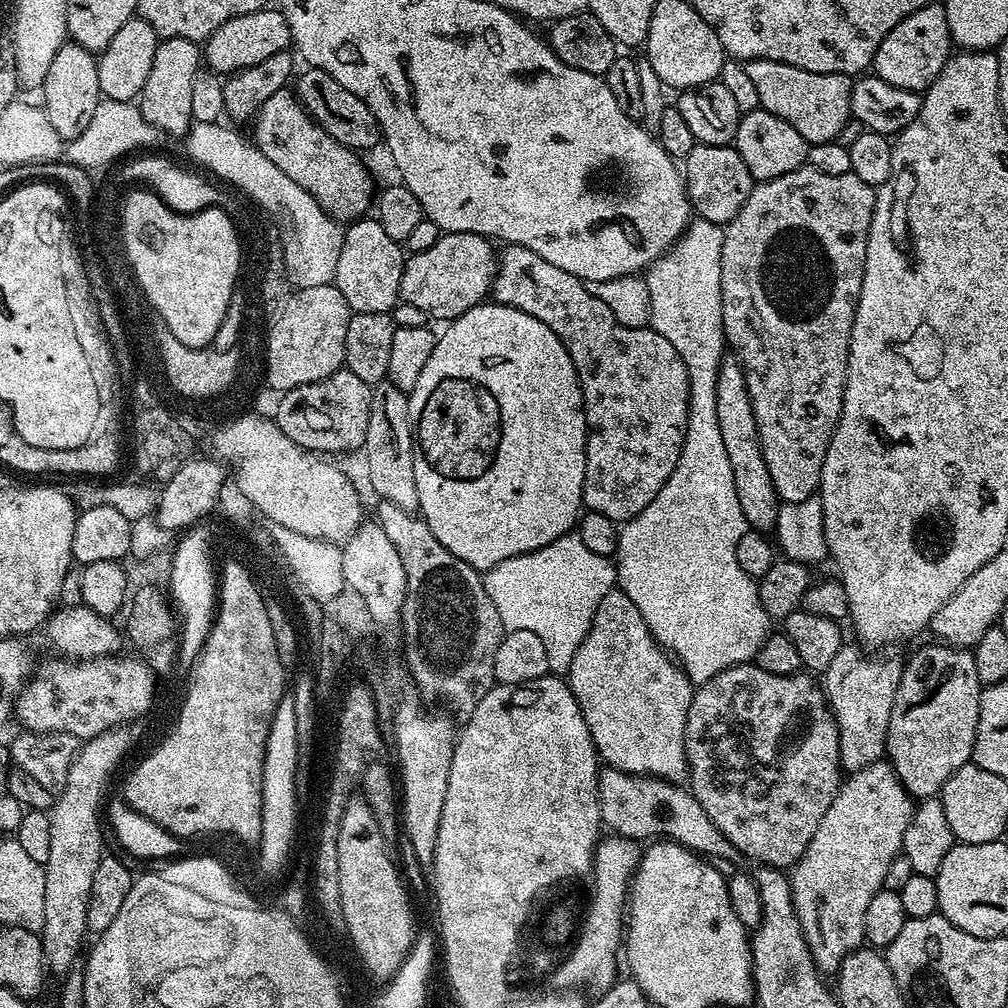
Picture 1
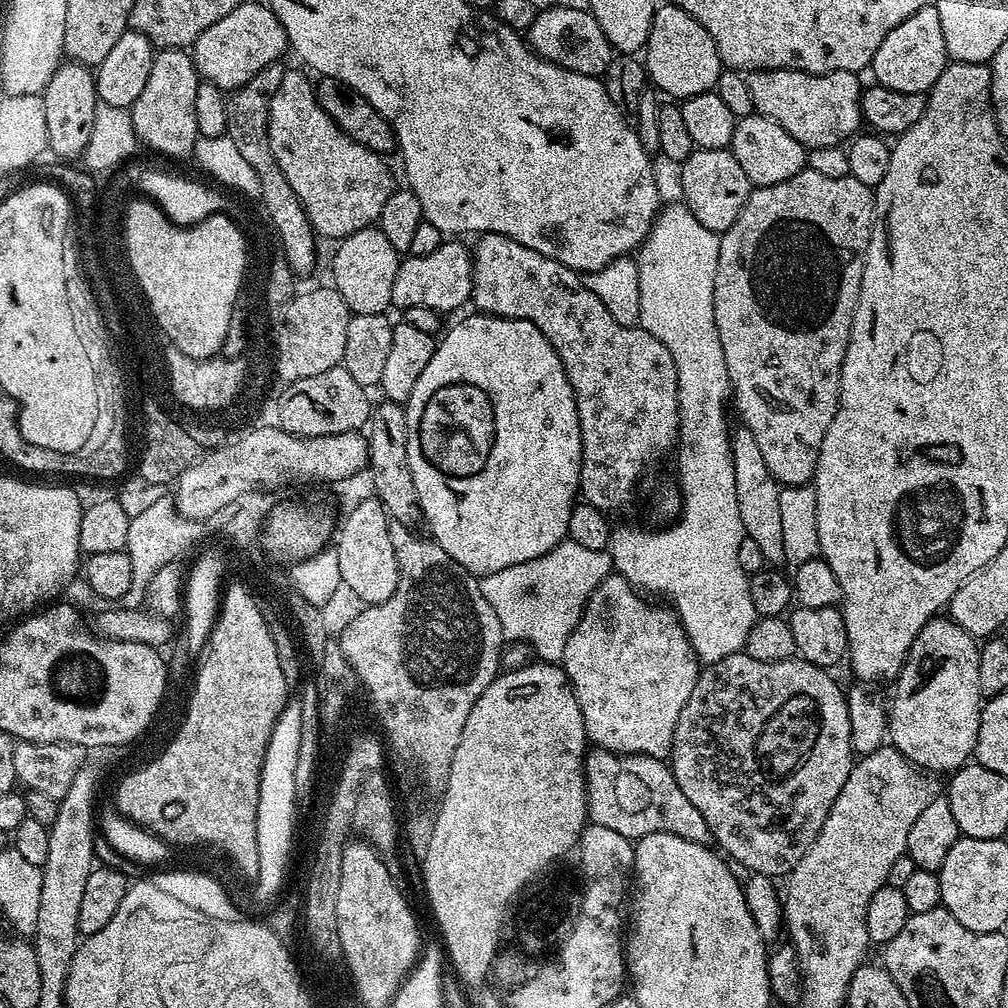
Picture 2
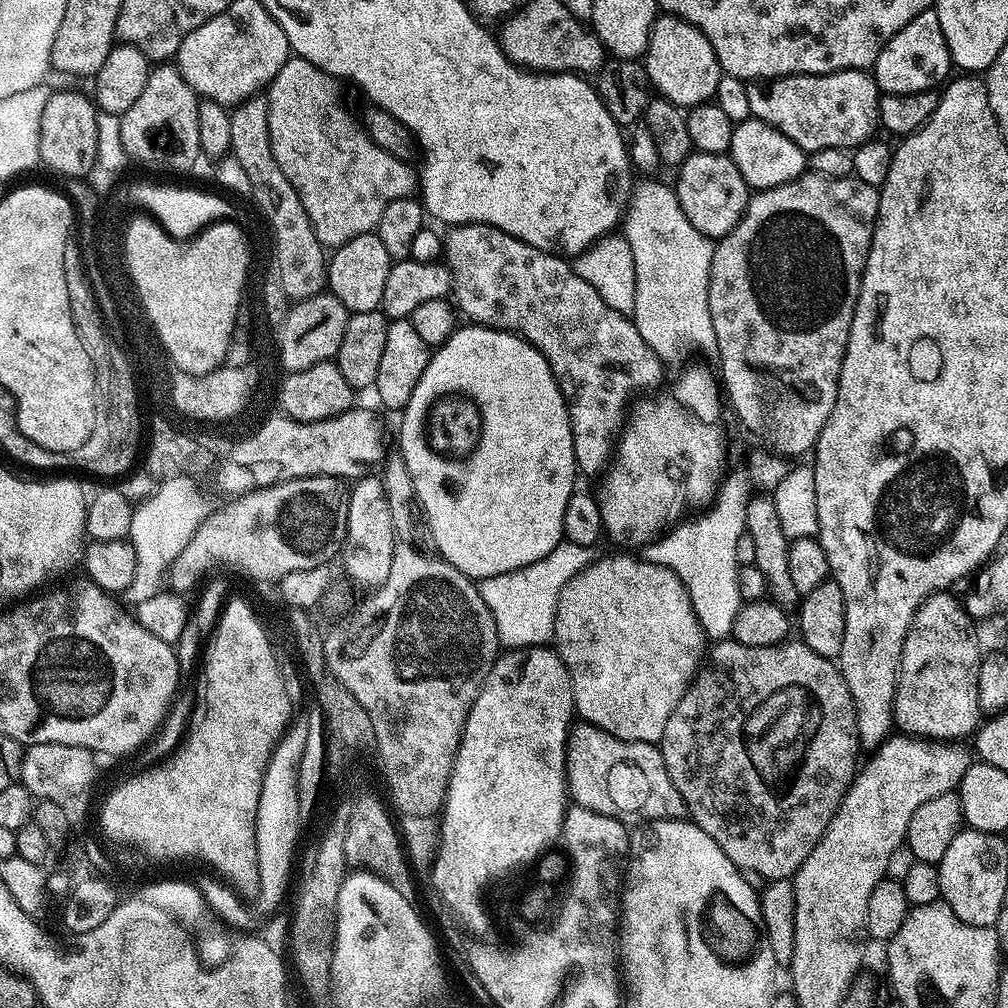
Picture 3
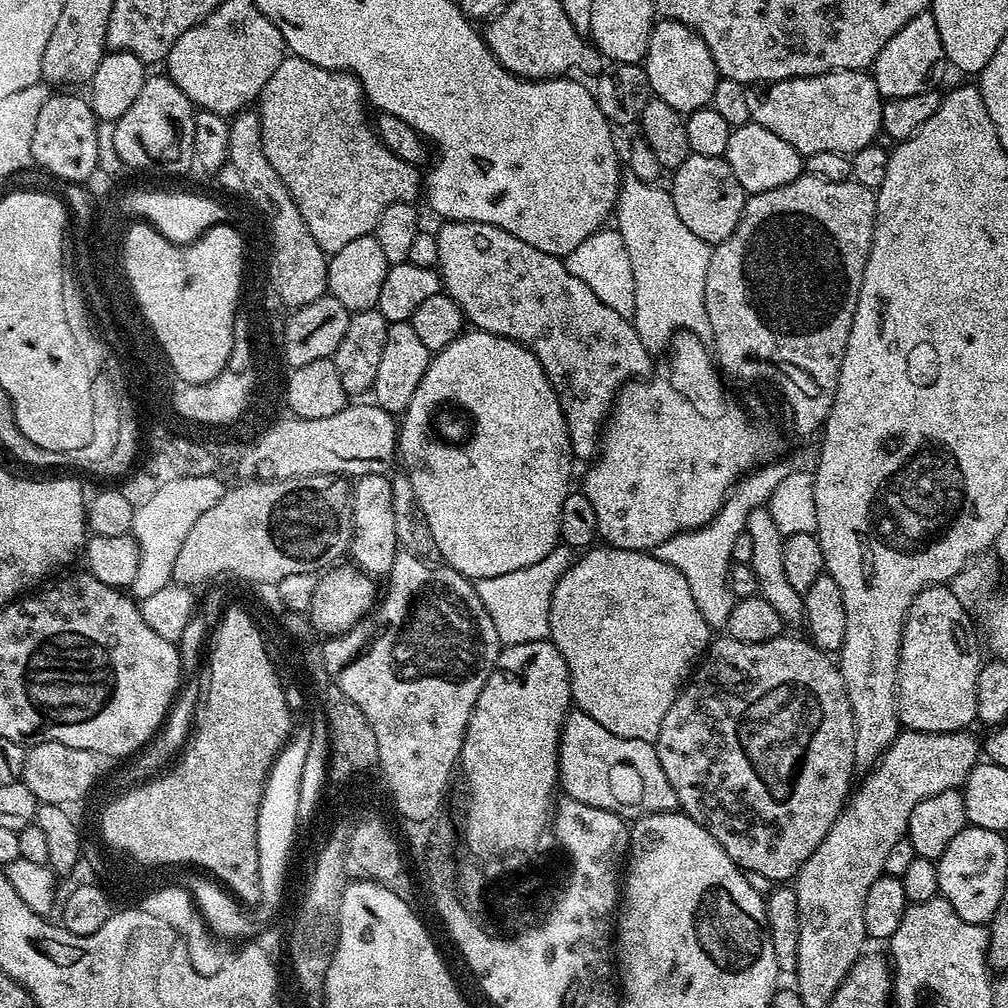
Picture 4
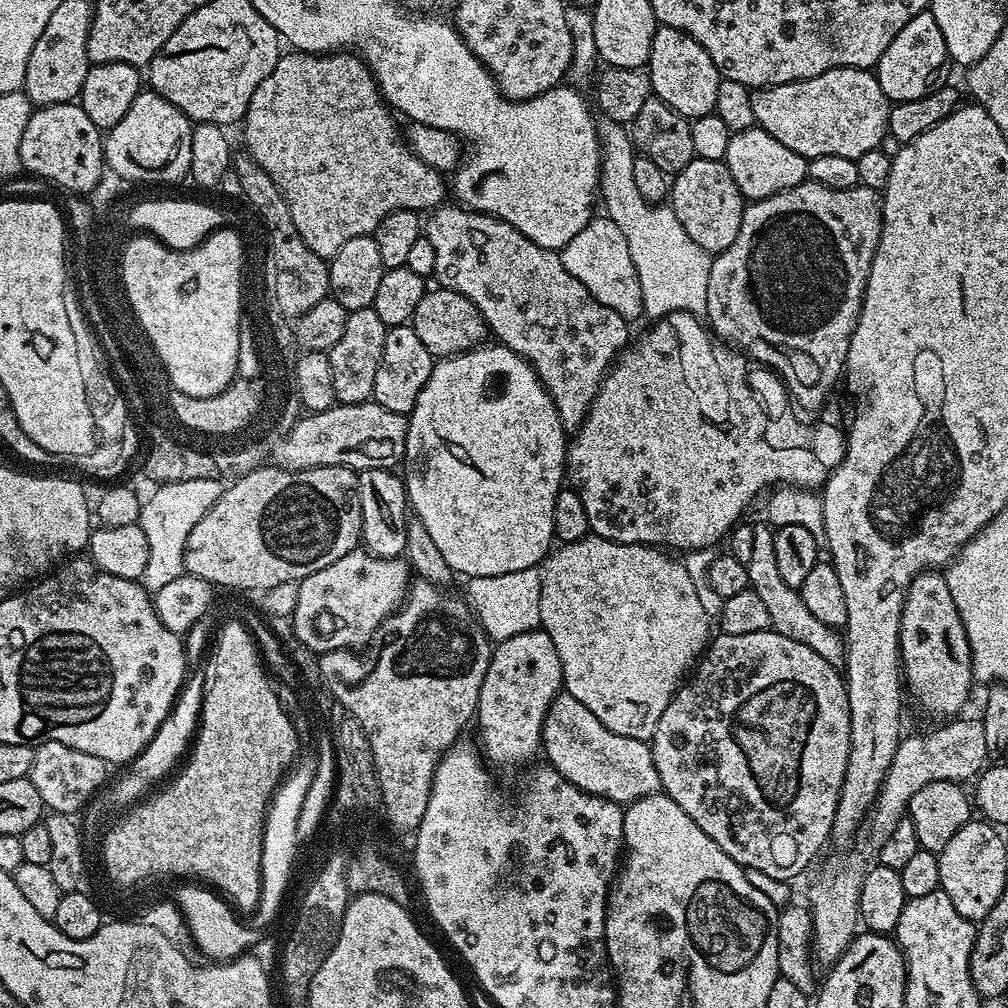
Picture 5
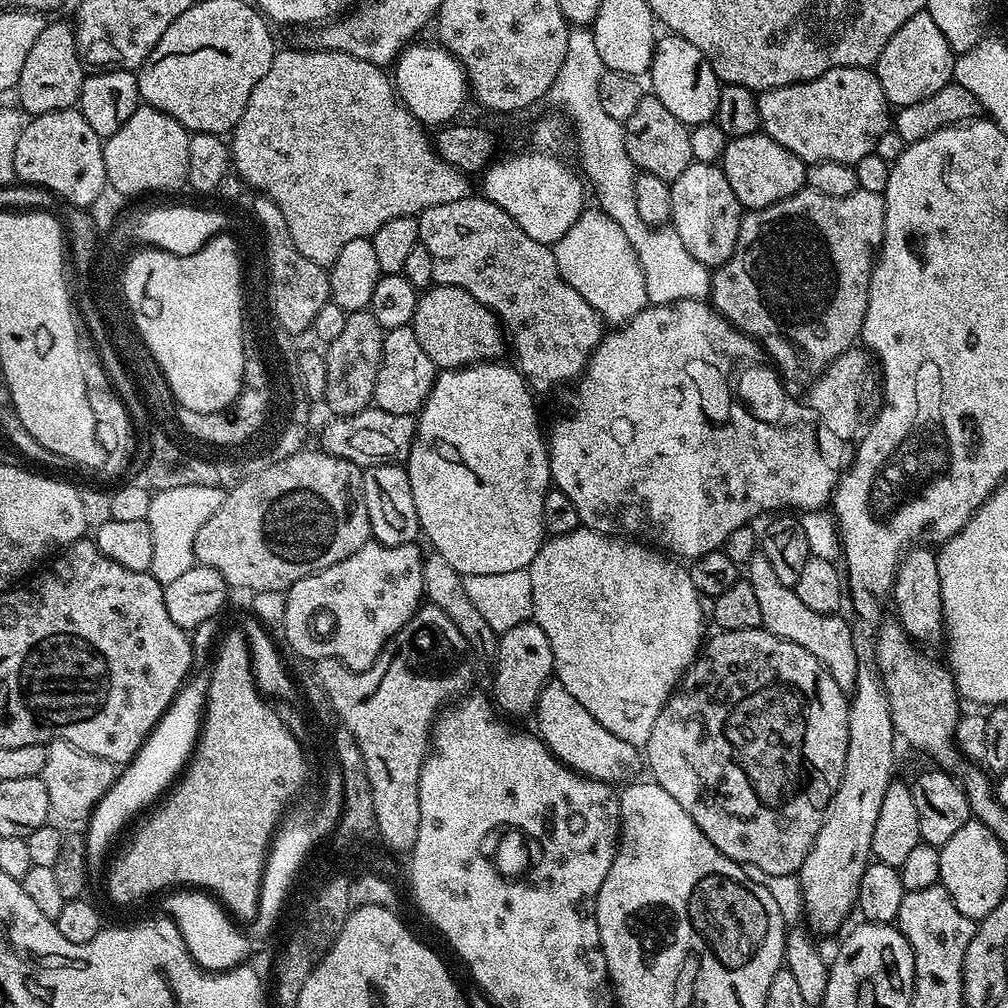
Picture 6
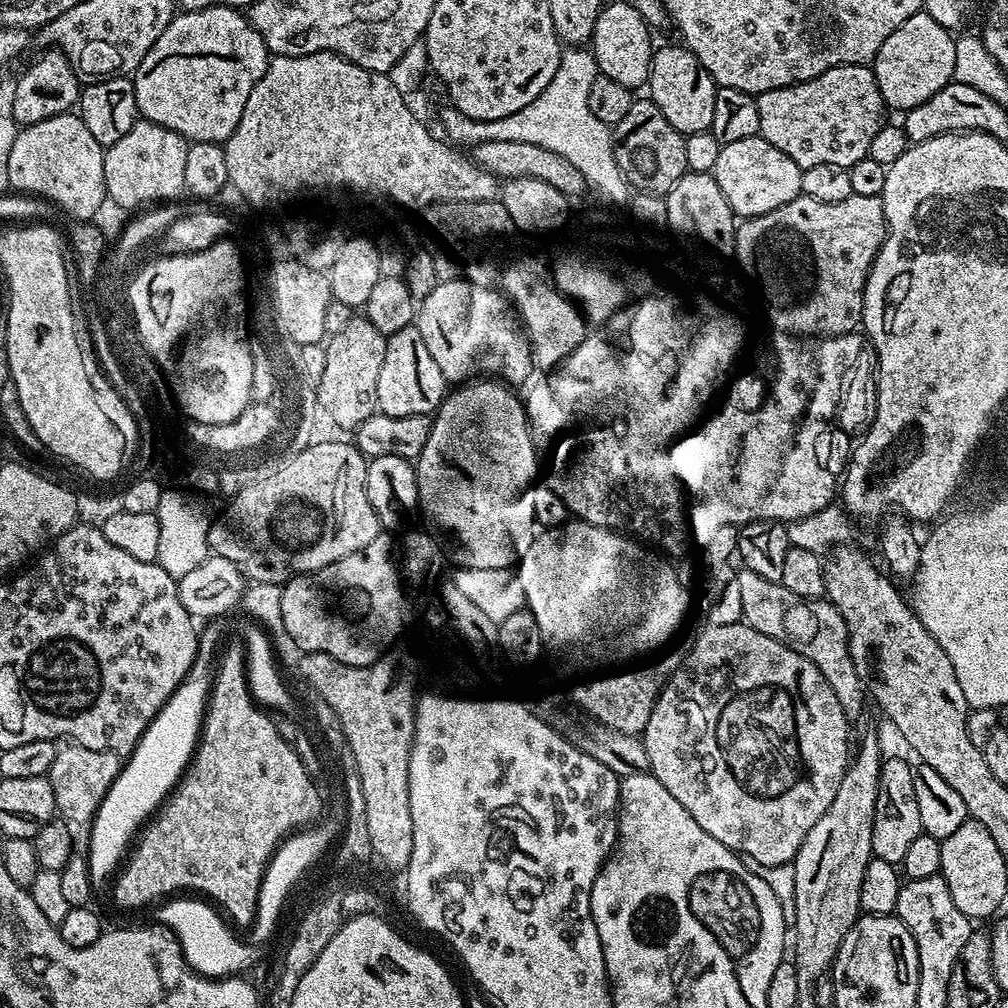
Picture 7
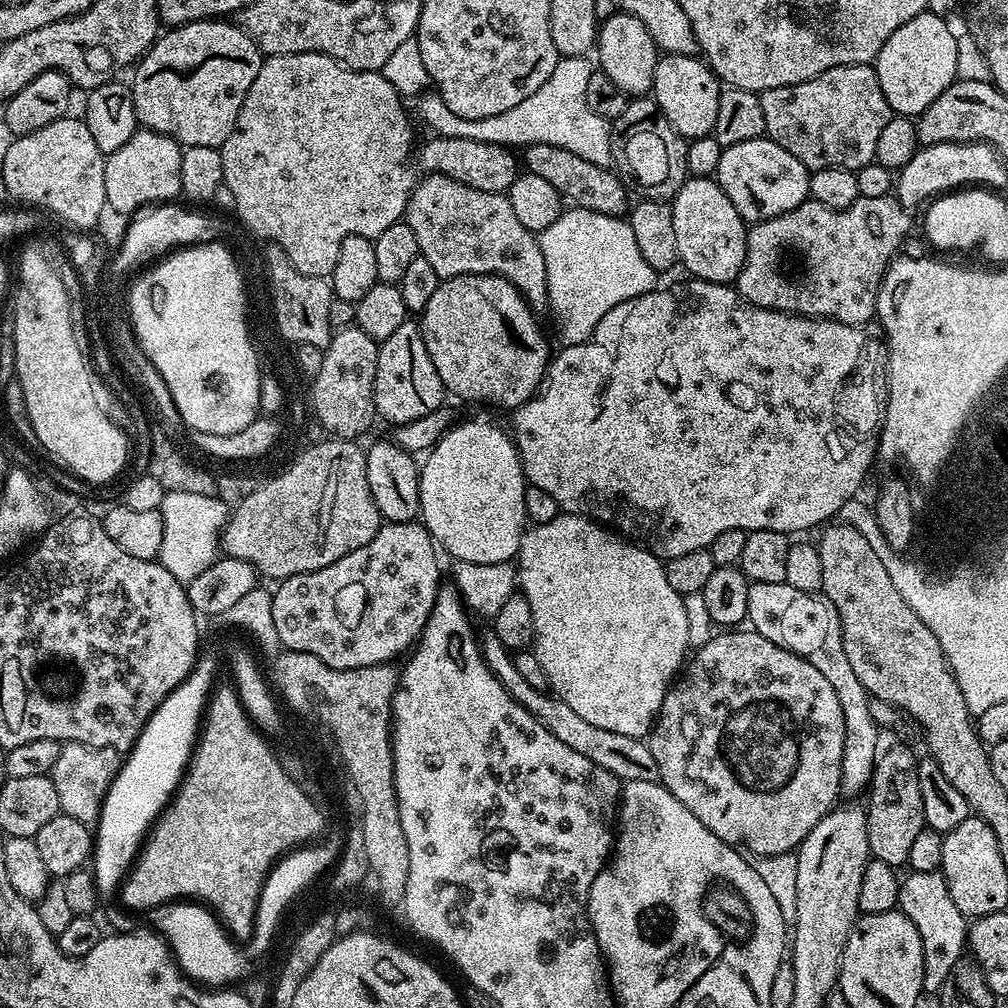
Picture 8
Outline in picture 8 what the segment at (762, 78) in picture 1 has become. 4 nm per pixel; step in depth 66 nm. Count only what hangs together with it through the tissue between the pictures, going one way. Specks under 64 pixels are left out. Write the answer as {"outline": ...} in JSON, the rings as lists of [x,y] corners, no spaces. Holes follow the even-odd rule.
{"outline":[[[843,64],[810,78],[810,82],[798,82],[794,86],[778,86],[774,90],[759,93],[762,110],[766,117],[767,139],[778,142],[782,150],[790,150],[798,162],[810,170],[818,168],[857,169],[875,161],[875,147],[881,131],[894,116],[892,107],[878,86],[876,70],[872,64]]]}

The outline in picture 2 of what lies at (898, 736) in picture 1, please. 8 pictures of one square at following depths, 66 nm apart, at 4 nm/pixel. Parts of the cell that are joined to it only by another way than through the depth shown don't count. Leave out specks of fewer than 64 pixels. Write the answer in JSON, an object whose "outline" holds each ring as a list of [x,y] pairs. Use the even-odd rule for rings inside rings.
{"outline":[[[937,614],[932,617],[930,622],[926,622],[926,626],[922,626],[922,630],[918,630],[918,638],[914,638],[914,642],[910,646],[910,650],[908,651],[908,656],[904,660],[904,665],[900,668],[900,674],[896,677],[894,681],[894,687],[896,689],[892,692],[892,704],[890,700],[890,707],[886,712],[886,736],[890,741],[891,747],[897,748],[897,750],[903,754],[913,764],[913,766],[923,770],[928,774],[940,774],[936,772],[945,772],[945,774],[951,774],[956,771],[958,768],[963,768],[965,764],[969,763],[970,757],[975,753],[976,750],[976,739],[978,738],[978,722],[980,721],[980,709],[982,707],[982,697],[980,694],[980,687],[978,686],[978,662],[980,661],[980,644],[978,643],[977,637],[971,636],[969,632],[966,630],[962,630],[962,626],[958,626],[956,623],[952,621],[947,615]]]}

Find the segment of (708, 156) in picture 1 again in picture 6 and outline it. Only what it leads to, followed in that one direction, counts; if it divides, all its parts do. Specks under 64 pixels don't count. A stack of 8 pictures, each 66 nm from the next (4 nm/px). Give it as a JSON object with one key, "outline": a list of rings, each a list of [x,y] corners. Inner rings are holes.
{"outline":[[[693,163],[682,174],[678,174],[672,185],[672,218],[671,227],[676,229],[678,238],[686,245],[686,250],[705,264],[708,269],[721,268],[734,254],[738,242],[738,230],[742,219],[742,206],[730,190],[723,167],[716,164]]]}

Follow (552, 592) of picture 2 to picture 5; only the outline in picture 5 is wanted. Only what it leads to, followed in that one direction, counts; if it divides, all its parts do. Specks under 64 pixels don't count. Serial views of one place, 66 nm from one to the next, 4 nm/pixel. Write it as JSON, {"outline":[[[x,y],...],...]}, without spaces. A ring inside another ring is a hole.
{"outline":[[[539,567],[514,570],[514,574],[467,577],[468,607],[482,625],[489,640],[499,642],[540,628],[540,570]]]}

